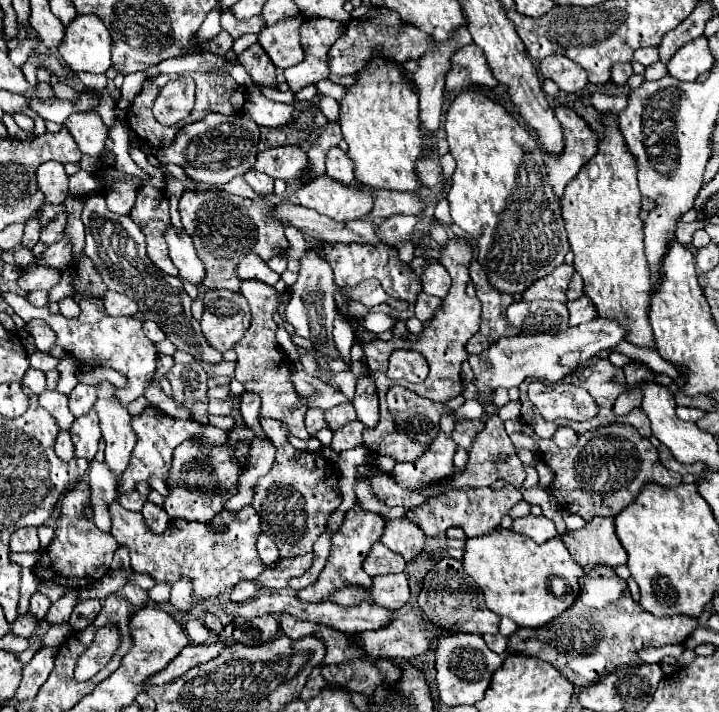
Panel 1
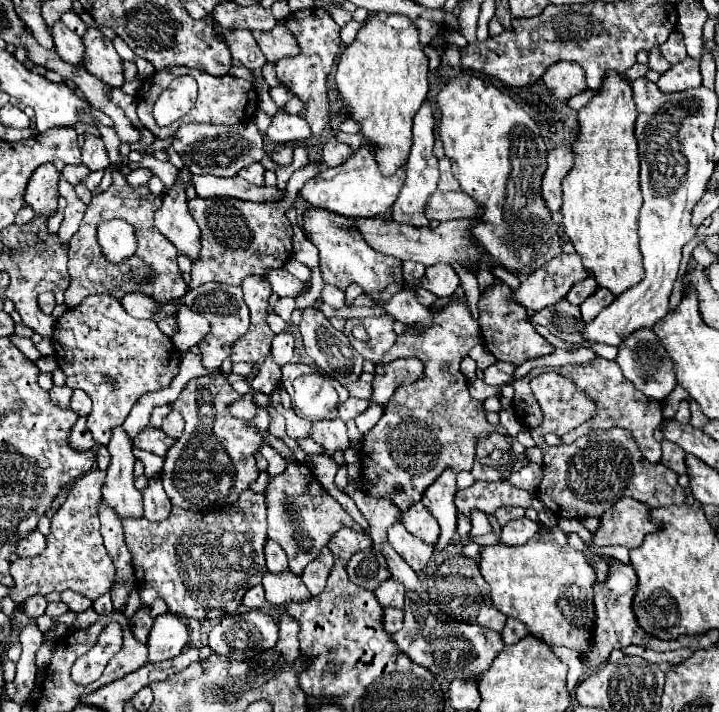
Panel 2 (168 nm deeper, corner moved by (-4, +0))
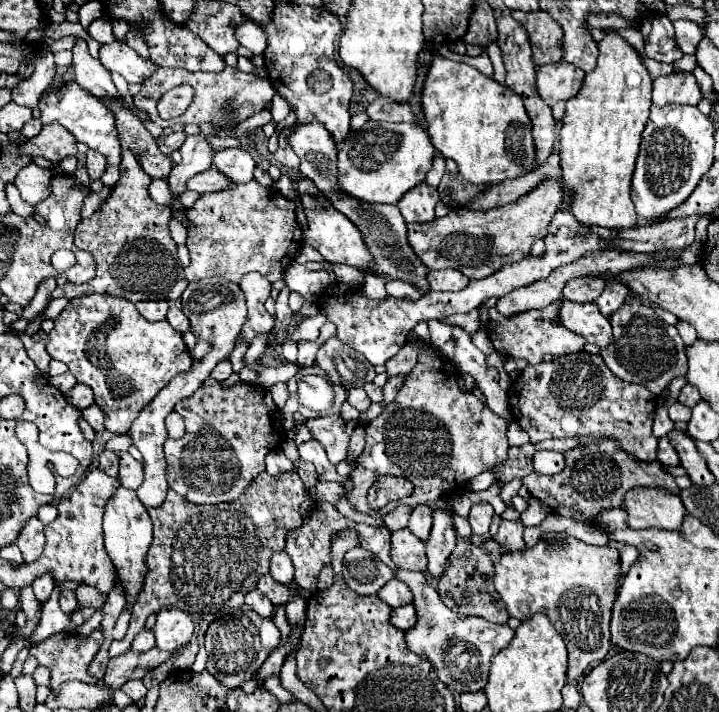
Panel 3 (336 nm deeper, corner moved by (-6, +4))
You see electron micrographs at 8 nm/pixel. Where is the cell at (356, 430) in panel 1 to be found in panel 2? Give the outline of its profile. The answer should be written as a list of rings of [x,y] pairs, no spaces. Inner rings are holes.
[[[370,405],[362,415],[358,415],[358,417],[356,417],[356,425],[358,425],[360,433],[368,433],[368,431],[378,423],[378,419],[382,417],[382,413],[384,413],[384,407],[374,407],[374,405]]]

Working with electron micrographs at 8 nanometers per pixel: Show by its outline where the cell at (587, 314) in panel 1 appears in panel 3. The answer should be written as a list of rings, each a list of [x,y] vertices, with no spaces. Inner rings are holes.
[[[606,283],[606,289],[600,295],[600,299],[596,301],[596,305],[598,305],[600,313],[608,317],[608,315],[612,315],[628,299],[628,295],[630,295],[628,287],[620,285],[620,283]]]

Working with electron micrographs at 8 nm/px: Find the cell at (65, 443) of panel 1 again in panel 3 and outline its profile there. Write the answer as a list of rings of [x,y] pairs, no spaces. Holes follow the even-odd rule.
[[[90,405],[88,409],[82,411],[82,415],[84,415],[84,419],[92,425],[94,431],[102,431],[102,429],[104,429],[104,413],[100,411],[98,405]]]

